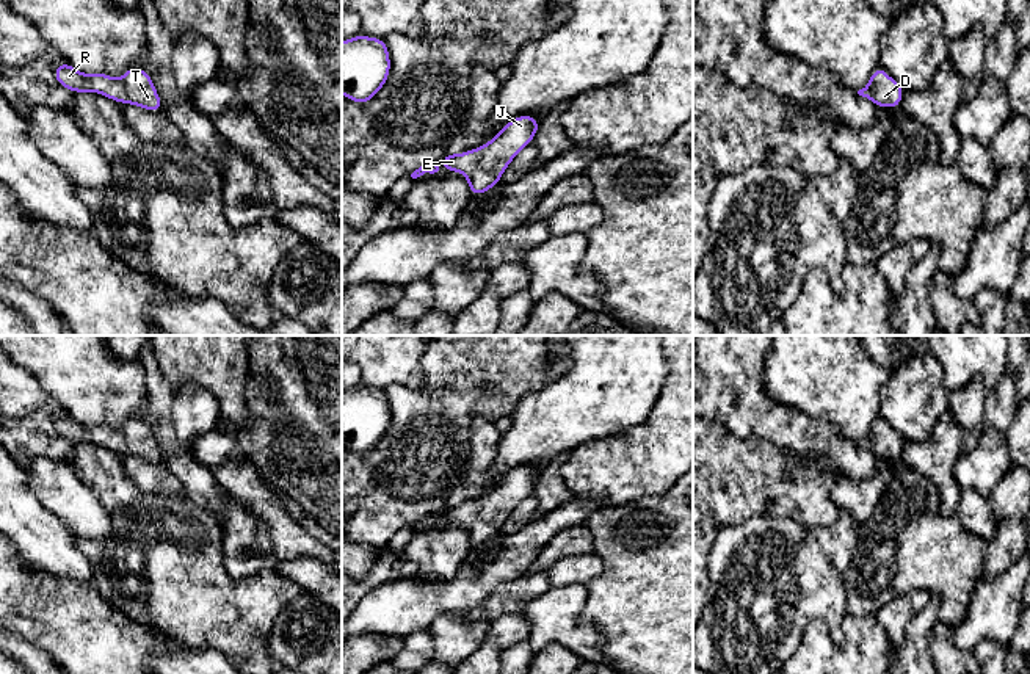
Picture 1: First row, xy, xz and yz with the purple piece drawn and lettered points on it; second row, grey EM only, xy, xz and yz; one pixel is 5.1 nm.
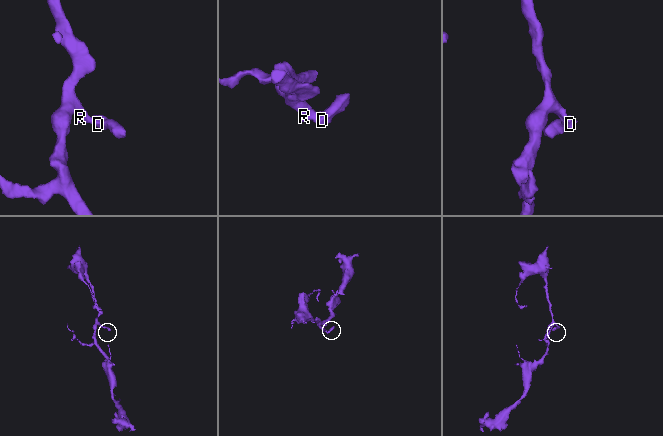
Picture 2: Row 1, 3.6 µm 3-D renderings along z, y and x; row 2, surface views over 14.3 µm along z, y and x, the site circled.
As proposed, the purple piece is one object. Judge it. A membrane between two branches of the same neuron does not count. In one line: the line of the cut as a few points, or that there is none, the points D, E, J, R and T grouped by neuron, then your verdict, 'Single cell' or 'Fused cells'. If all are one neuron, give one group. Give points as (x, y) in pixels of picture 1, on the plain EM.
No split. Groups: D E J R T. Single cell

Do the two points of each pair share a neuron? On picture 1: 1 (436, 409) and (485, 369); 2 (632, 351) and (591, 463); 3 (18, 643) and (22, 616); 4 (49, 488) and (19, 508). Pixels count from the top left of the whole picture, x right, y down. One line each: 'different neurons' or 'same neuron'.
1: same neuron
2: different neurons
3: different neurons
4: different neurons

